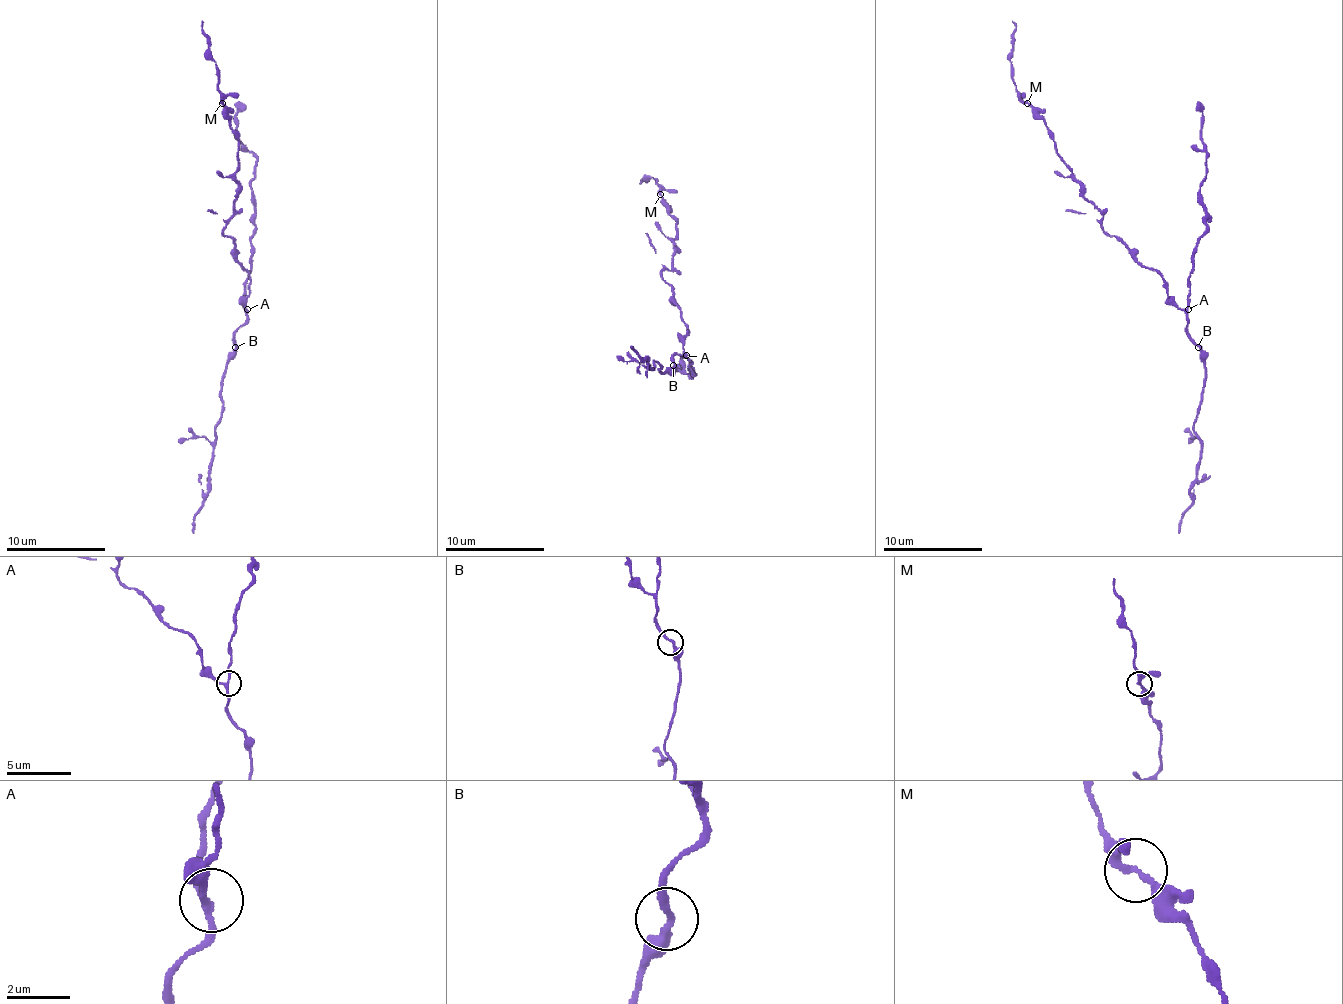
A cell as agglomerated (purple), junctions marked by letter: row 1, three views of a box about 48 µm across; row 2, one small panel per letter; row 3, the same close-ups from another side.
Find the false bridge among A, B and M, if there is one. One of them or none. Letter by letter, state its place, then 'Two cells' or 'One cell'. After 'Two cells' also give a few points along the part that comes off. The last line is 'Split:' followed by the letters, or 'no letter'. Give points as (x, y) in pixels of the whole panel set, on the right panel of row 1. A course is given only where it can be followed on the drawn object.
A: Place: (1188, 309). One cell
B: Place: (1198, 347). One cell
M: Place: (1027, 103). One cell
Split: no letter

